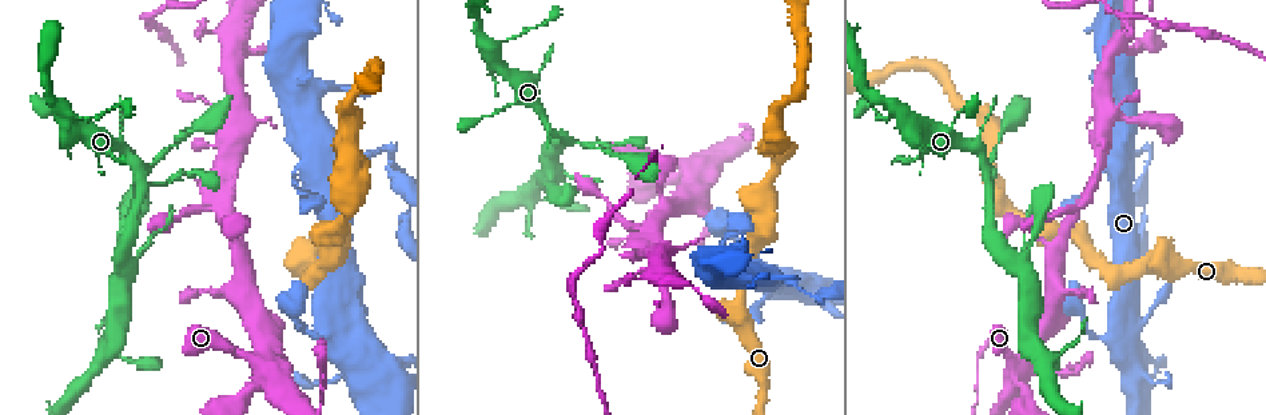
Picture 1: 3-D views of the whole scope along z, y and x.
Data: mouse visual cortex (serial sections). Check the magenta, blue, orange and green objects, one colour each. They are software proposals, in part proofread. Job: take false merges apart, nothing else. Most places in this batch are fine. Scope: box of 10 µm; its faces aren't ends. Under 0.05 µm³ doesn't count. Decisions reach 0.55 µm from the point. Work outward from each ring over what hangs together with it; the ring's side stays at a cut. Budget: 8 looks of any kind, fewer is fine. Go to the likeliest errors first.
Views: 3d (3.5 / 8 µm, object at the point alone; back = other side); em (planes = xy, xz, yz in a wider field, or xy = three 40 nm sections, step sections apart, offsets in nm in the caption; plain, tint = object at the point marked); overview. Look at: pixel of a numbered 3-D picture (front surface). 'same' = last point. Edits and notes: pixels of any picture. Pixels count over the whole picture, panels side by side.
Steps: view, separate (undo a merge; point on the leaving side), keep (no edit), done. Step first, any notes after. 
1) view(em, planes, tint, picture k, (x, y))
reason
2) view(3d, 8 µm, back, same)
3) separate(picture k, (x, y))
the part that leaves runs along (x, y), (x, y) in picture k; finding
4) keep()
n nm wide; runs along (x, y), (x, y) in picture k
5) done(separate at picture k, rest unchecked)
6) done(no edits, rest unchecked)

view(3d, 3.5 µm, picture 1, (139, 168))
a narrow waist

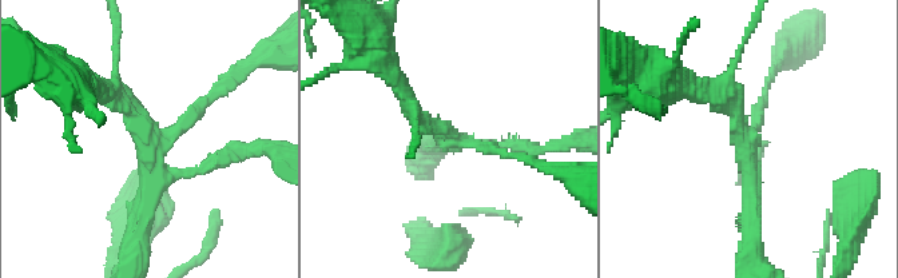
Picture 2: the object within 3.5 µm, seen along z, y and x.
view(em, xy, step 3, tint, picture 2, (447, 131))
4 arms; arms of 100, 150, 200, 250 nm

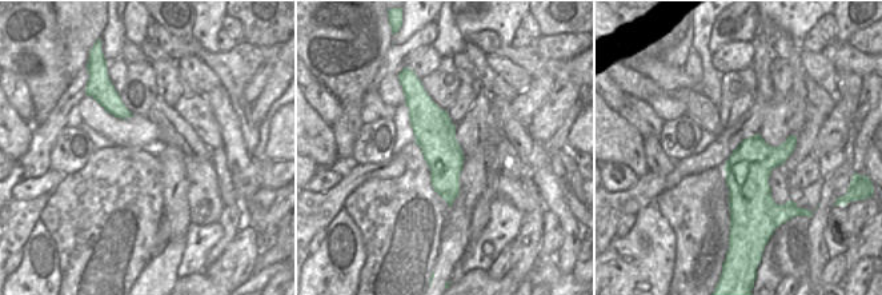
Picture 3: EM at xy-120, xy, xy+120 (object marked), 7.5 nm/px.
view(em, xy, step 5, tint, same)

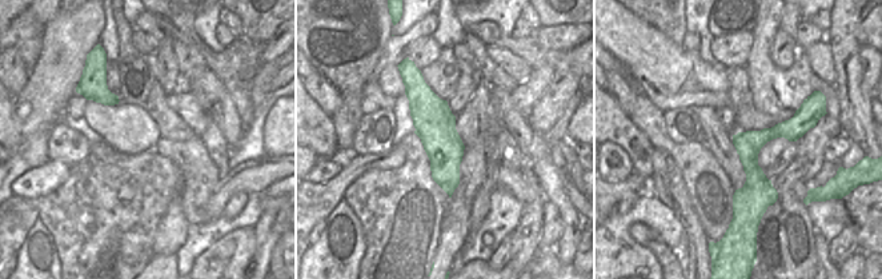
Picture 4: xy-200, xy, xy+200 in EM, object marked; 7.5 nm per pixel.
keep()
runs along (408, 82), (445, 150), (449, 190) in picture 4; all the same cell

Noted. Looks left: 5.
view(3d, 8 µm, picture 1, (792, 284))
sharp bend

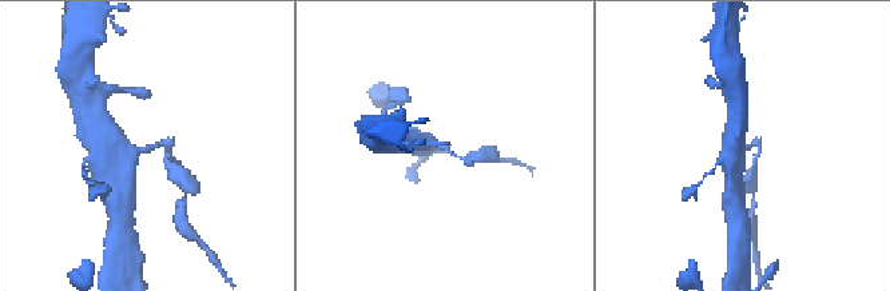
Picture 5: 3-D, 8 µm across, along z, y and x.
view(em, xy, step 3, tint, same)
arms of 100, 450 nm; now the EM

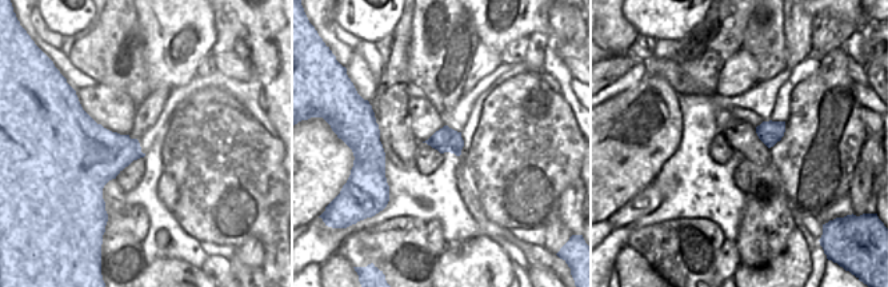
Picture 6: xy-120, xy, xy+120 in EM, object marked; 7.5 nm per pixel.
separate(picture 5, (167, 143))
the part that leaves runs along (144, 150), (169, 144), (174, 170) in picture 5; a second cell is stuck on

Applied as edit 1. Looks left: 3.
view(3d, 3.5 µm, picture 1, (1019, 361))
sharp bend

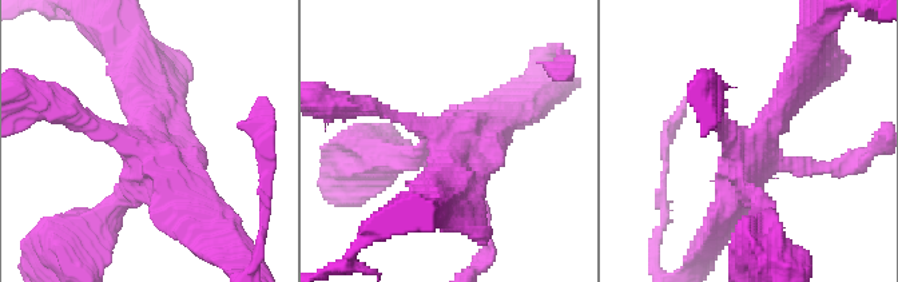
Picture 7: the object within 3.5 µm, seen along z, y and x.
view(em, planes, tint, picture 7, (146, 146))
shape alone is not enough

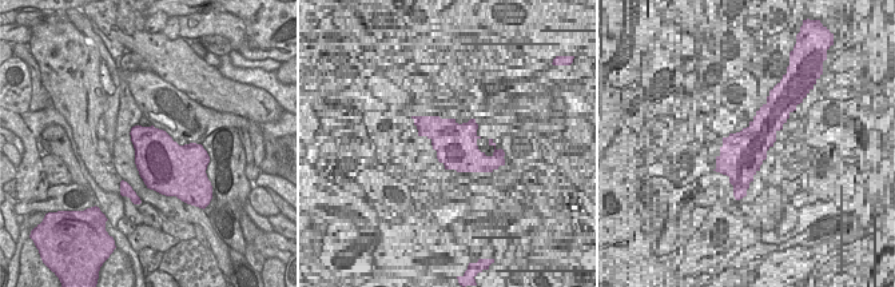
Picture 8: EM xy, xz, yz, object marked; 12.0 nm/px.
keep()
600 nm wide; runs along (374, 107), (448, 145), (444, 199) in picture 7; continuous, no second cell

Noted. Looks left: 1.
done(separate at picture 5, rest unchecked)

